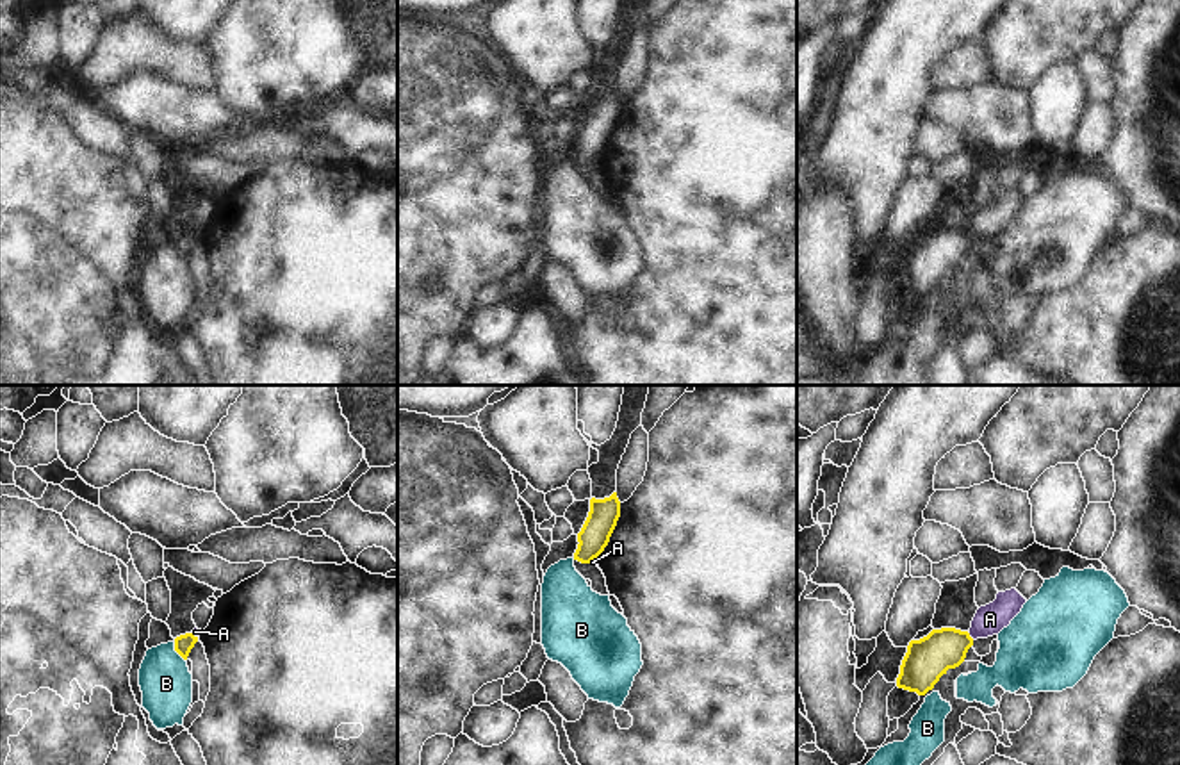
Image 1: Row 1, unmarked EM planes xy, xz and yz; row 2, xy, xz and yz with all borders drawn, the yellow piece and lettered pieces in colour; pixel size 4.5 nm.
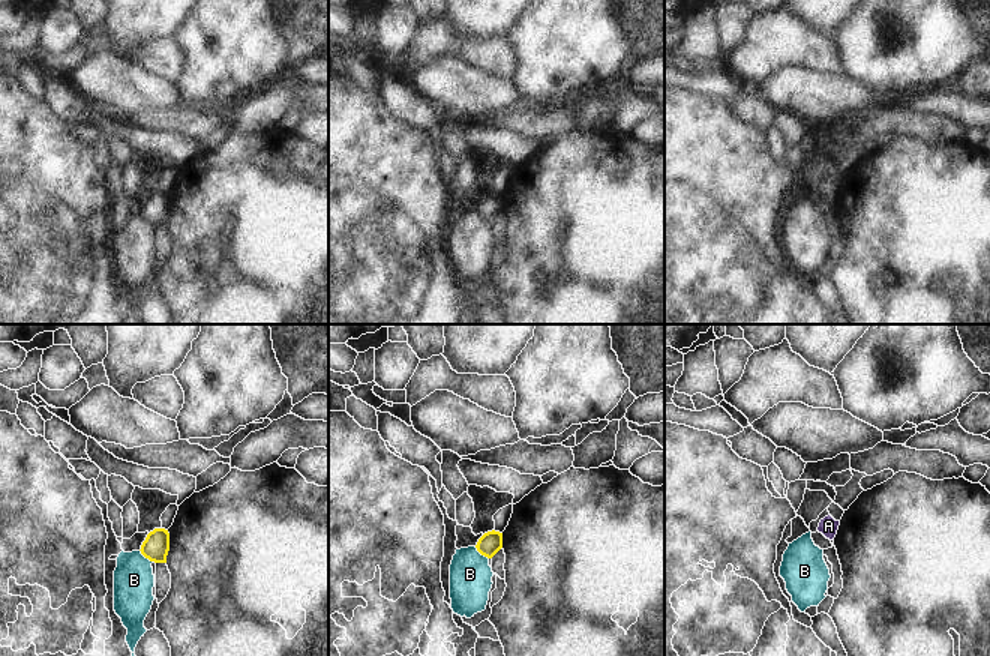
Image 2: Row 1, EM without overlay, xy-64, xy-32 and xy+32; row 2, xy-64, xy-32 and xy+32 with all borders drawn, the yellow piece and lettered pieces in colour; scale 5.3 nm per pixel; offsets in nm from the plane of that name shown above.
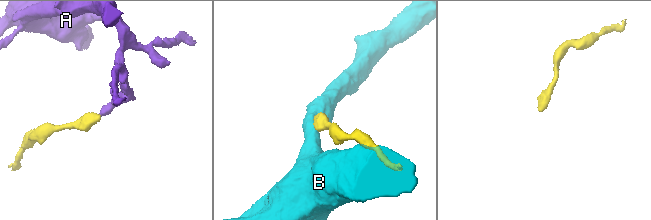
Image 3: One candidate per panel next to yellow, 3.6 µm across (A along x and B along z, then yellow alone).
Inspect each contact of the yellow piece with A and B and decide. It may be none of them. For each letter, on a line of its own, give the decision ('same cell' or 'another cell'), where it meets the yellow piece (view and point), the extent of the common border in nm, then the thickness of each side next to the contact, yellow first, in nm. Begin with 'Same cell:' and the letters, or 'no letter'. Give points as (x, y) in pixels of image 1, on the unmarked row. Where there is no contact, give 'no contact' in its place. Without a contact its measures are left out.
Same cell: no letter
A: another cell; contact yz (968, 236); length 50 nm; calibres 190 and 140 nm
B: another cell; contact xy (177, 252); length 100 nm; calibres 80 and 240 nm

